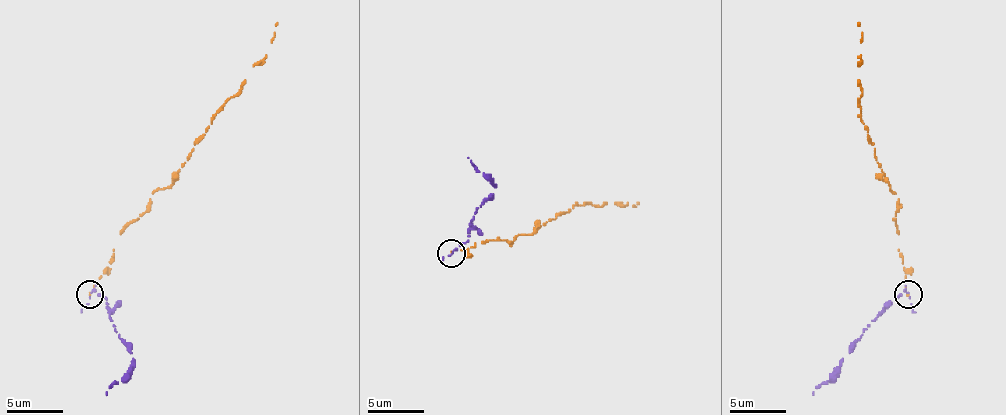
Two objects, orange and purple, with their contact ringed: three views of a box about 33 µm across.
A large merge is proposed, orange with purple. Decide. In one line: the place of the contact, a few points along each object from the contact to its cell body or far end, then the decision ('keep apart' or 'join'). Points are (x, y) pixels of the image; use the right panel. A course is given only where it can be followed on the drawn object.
place (908, 294); course orange (909, 293), (898, 248), (895, 212), (898, 198), (889, 190), (861, 122), (858, 22); course purple (909, 293), (903, 290), (842, 357), (842, 366), (814, 394); keep apart

